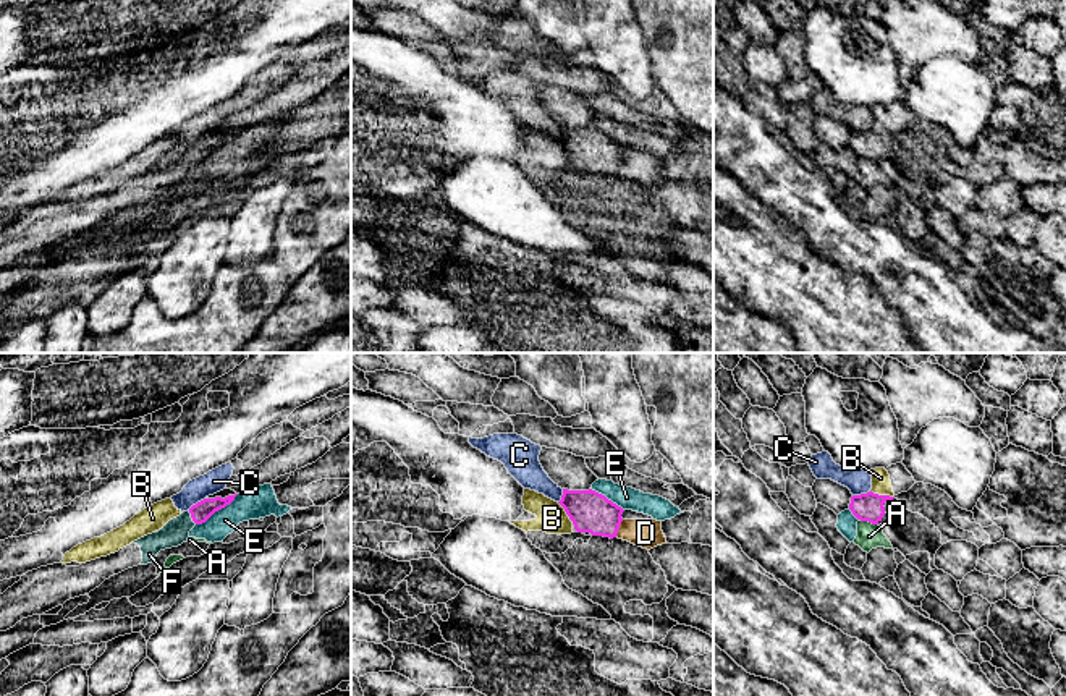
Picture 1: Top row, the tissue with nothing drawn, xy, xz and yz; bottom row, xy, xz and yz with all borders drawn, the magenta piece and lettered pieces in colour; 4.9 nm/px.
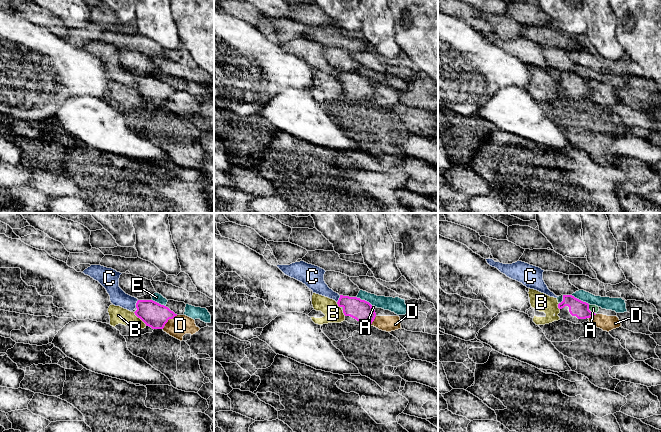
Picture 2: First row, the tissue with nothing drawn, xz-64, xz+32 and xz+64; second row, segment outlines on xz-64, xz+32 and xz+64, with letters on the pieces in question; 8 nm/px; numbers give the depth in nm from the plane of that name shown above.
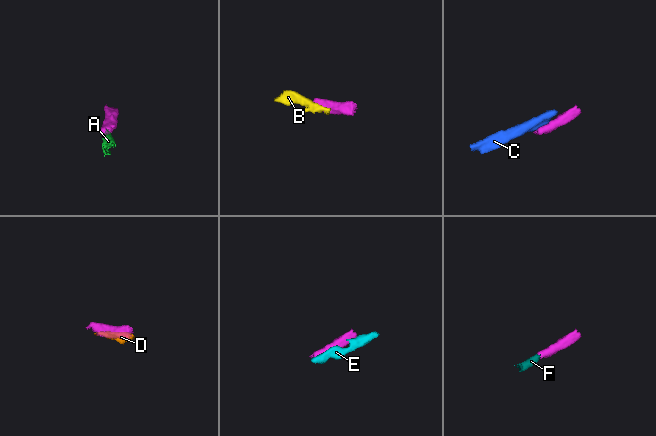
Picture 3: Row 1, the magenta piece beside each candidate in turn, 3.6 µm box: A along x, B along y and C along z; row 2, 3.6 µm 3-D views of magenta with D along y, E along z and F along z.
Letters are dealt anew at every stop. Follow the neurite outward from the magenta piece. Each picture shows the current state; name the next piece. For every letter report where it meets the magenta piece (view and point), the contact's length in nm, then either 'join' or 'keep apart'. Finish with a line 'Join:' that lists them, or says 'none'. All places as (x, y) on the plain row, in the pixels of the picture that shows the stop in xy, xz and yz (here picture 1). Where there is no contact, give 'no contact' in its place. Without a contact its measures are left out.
A: yz (869, 159) | 100 nm | keep apart
B: yz (882, 133) | 120 nm | keep apart
C: yz (861, 131) | 100 nm | keep apart
D: xz (618, 165) | 100 nm | keep apart
E: xy (217, 148) | 260 nm | keep apart
F: xy (191, 154) | 80 nm | join
Join: F

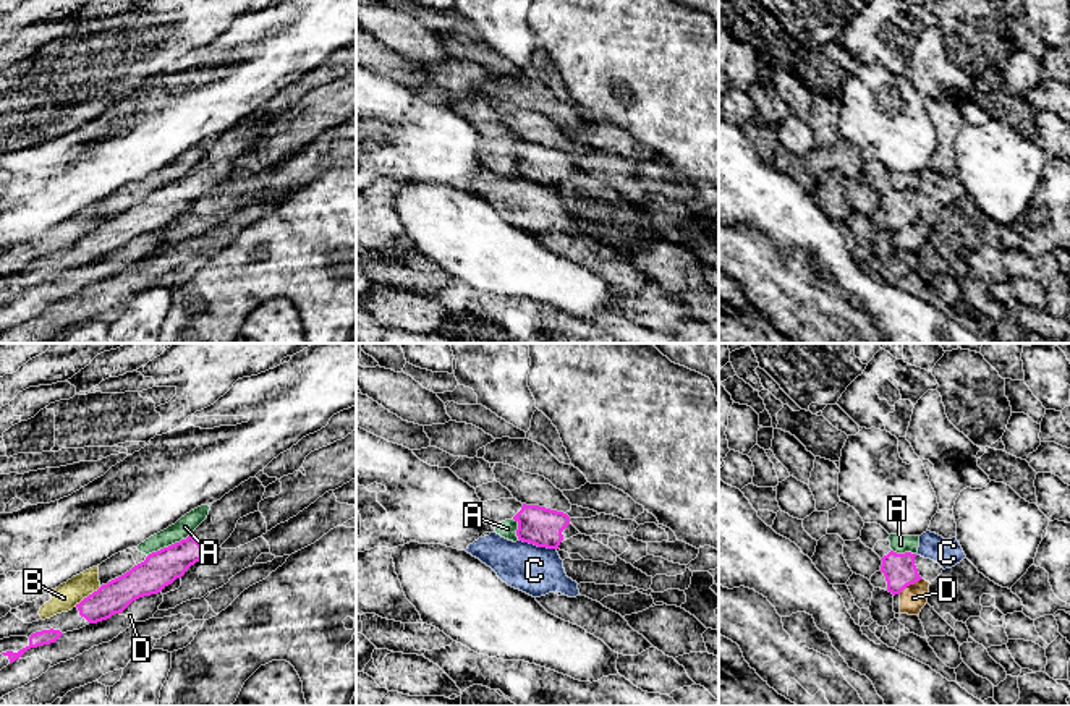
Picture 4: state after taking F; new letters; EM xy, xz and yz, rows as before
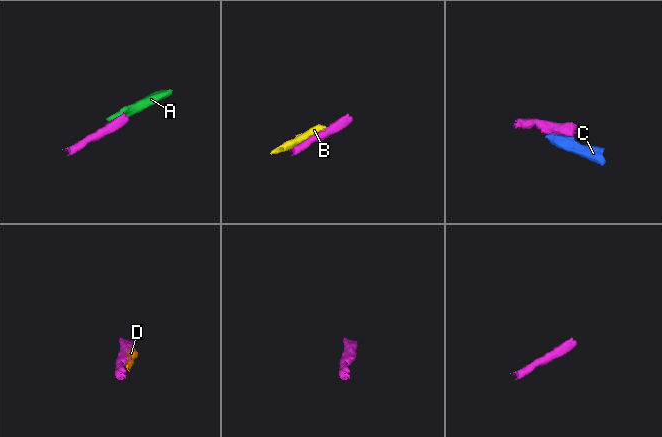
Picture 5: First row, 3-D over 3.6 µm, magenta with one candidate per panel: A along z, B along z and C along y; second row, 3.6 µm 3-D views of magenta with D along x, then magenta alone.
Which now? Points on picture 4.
A: xy (169, 183) | 240 nm | keep apart
B: xy (89, 232) | 170 nm | keep apart
C: xz (538, 183) | 190 nm | keep apart
D: yz (910, 221) | 140 nm | keep apart
Join: none

